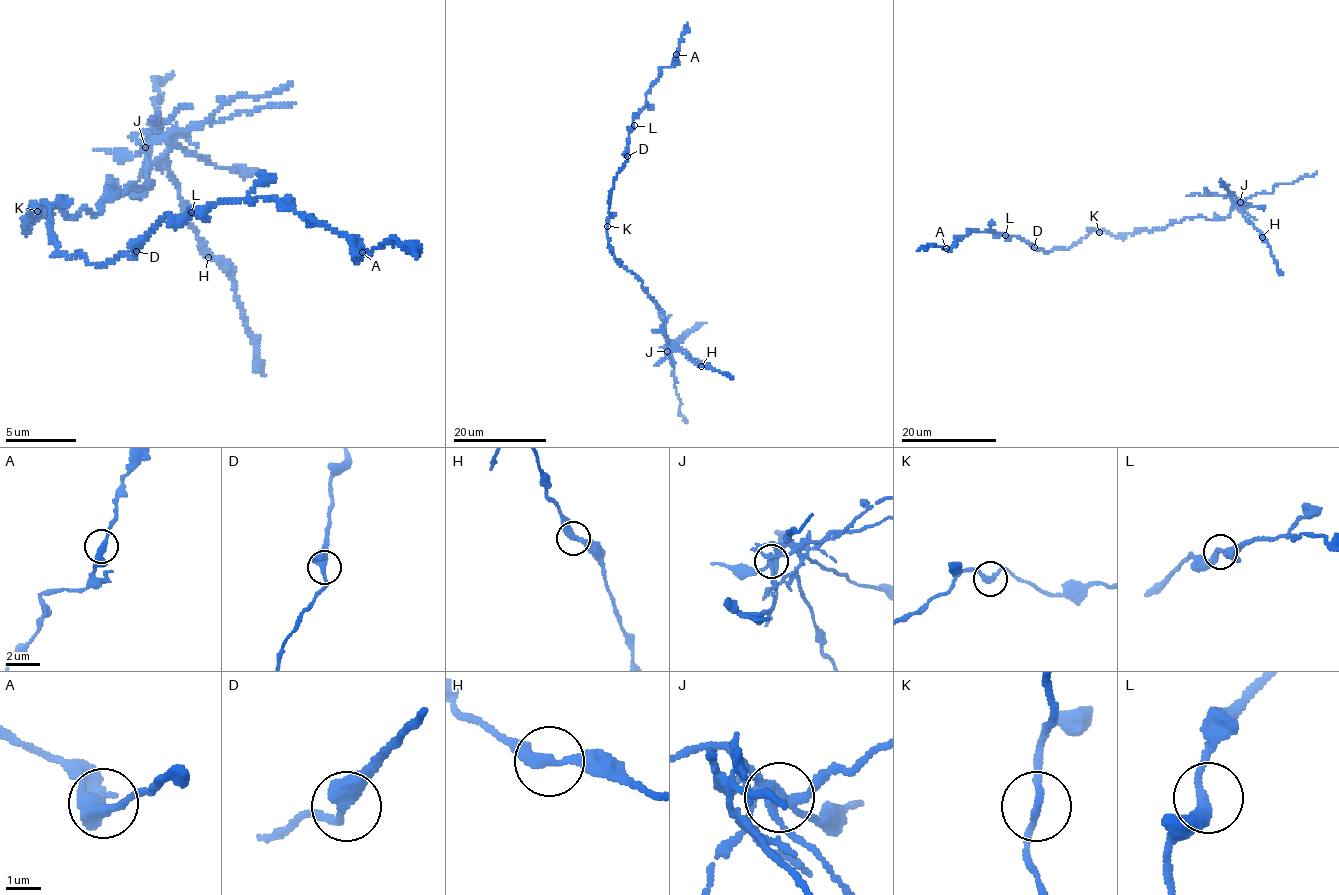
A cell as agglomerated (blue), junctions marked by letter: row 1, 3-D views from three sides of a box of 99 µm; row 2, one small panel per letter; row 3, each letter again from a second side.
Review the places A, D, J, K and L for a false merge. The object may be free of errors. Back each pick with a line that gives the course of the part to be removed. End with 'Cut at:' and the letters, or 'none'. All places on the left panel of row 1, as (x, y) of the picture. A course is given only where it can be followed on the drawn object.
J: (146, 148), (145, 169), (156, 165), (166, 169), (186, 220), (233, 282), (258, 364), (265, 375)
Cut at: J

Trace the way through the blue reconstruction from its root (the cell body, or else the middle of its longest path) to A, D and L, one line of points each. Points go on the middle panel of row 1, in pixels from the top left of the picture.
A: (608, 234), (609, 195), (627, 160), (632, 120), (661, 69), (672, 65), (676, 54)
D: (608, 234), (609, 195), (614, 178), (627, 160), (627, 156)
L: (608, 234), (609, 195), (614, 178), (627, 160), (628, 131), (634, 125)

